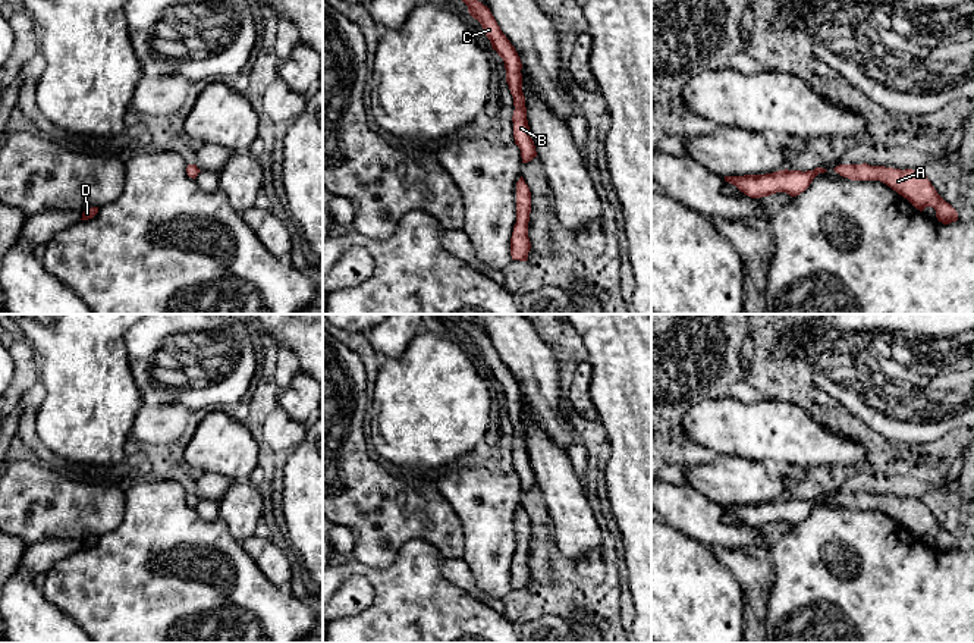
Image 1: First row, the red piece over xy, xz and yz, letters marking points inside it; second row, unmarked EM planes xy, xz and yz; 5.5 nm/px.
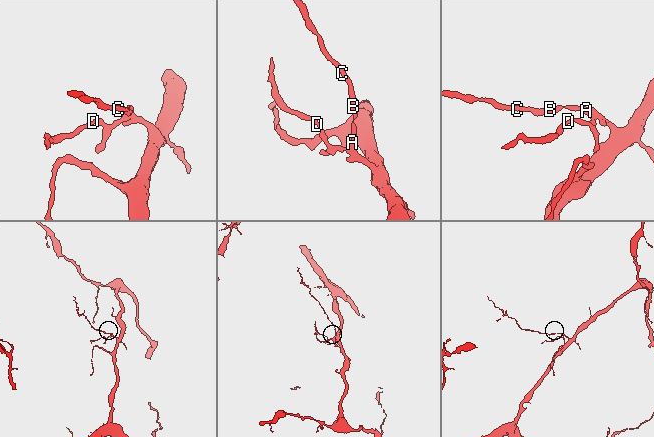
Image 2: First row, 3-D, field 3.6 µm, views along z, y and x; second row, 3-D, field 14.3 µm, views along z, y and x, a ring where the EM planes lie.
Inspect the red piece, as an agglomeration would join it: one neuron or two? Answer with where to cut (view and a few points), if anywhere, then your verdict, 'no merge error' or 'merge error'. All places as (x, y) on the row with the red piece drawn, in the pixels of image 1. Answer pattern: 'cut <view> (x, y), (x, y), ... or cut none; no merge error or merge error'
cut none; no merge error

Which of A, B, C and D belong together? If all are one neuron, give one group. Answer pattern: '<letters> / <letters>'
A B C D

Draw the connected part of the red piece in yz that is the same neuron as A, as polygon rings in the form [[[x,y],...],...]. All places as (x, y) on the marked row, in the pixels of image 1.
[[[867,163],[839,164],[833,170],[851,181],[880,181],[907,198],[920,211],[926,207],[933,207],[937,220],[943,225],[958,220],[956,210],[937,194],[921,170],[901,170],[885,166],[870,166]]]

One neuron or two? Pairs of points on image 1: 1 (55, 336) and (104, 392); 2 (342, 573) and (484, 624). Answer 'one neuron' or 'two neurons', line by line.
1: one neuron
2: one neuron

